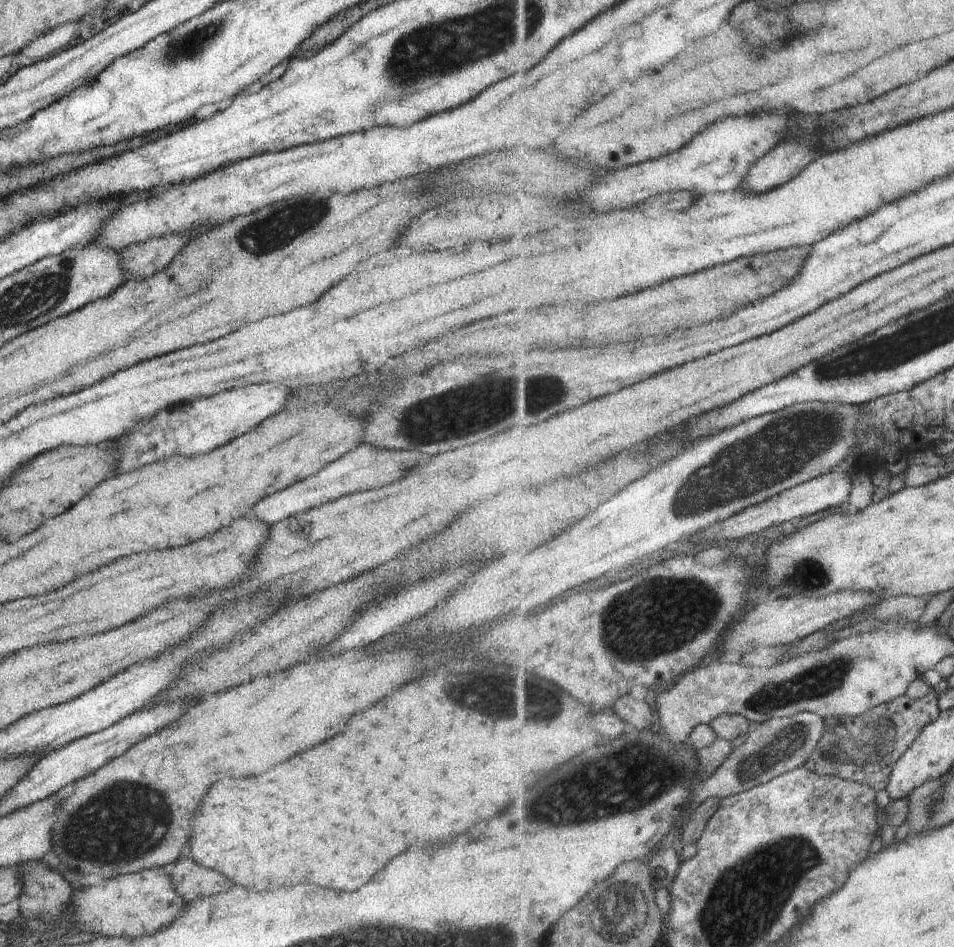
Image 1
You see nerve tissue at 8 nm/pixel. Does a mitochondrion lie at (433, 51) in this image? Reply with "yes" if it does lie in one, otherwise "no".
yes

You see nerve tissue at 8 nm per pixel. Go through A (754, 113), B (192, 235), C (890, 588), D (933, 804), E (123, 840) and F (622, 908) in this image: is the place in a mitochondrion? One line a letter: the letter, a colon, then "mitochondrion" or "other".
A: other
B: other
C: other
D: mitochondrion
E: mitochondrion
F: mitochondrion

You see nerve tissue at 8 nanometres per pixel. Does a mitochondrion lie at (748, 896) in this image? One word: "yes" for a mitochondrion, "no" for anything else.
yes

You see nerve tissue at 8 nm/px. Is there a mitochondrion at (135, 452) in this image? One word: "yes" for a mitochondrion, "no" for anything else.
yes

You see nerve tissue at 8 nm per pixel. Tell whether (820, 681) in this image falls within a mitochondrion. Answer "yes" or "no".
yes

